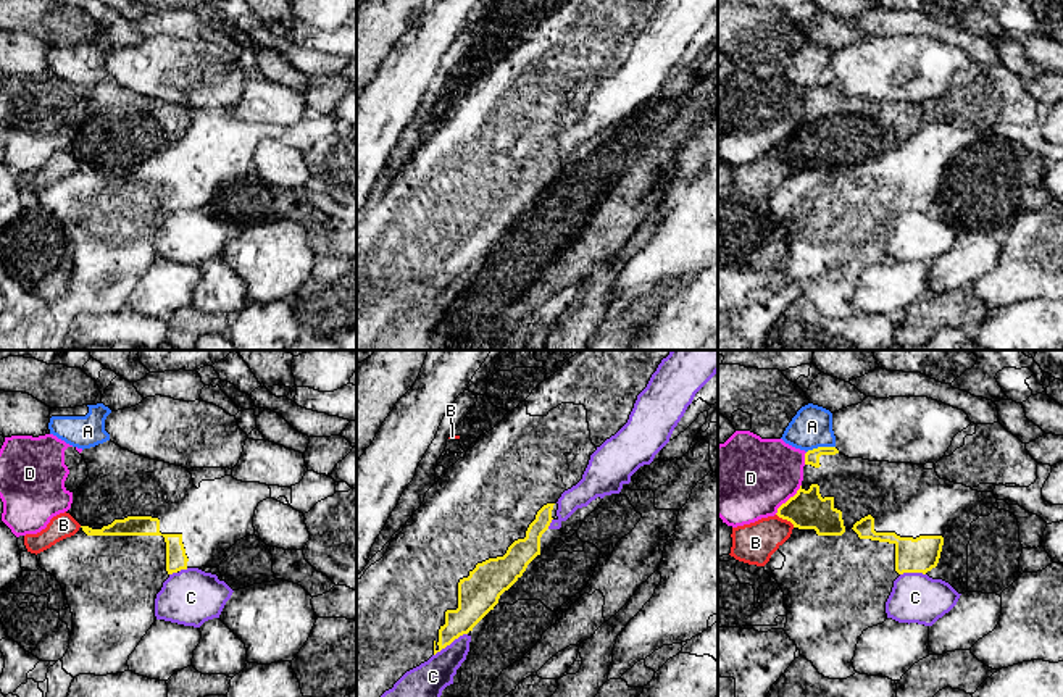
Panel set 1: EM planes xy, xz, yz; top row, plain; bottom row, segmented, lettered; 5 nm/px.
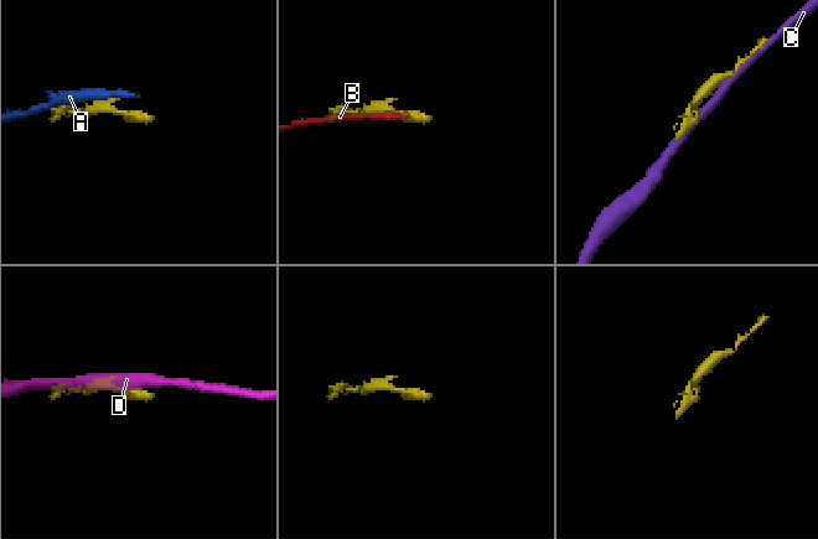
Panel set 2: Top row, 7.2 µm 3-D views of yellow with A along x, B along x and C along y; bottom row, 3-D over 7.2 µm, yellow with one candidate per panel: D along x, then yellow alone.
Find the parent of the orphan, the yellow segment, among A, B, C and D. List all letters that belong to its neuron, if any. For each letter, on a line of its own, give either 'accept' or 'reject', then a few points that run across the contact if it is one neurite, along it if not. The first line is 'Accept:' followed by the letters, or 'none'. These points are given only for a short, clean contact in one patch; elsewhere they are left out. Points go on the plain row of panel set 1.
Accept: none
A: reject
B: reject
C: reject
D: reject

